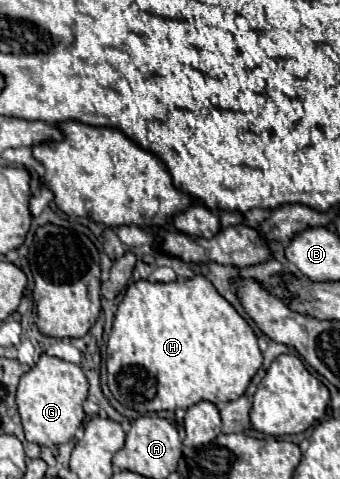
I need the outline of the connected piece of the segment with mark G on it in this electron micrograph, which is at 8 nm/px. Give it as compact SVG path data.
M42 354L40 360L20 378L16 404L26 432L26 440L40 446L60 446L74 438L74 432L84 420L82 404L88 396L88 380L80 366Z

